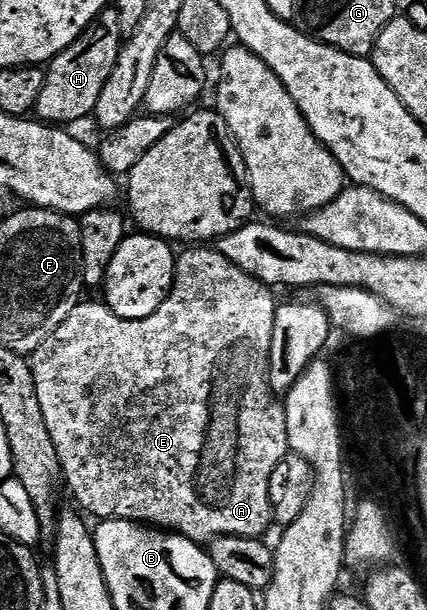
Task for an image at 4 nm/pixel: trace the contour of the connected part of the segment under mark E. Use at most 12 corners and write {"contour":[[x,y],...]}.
{"contour":[[178,253],[149,318],[30,353],[78,507],[184,536],[227,496],[272,289]]}

